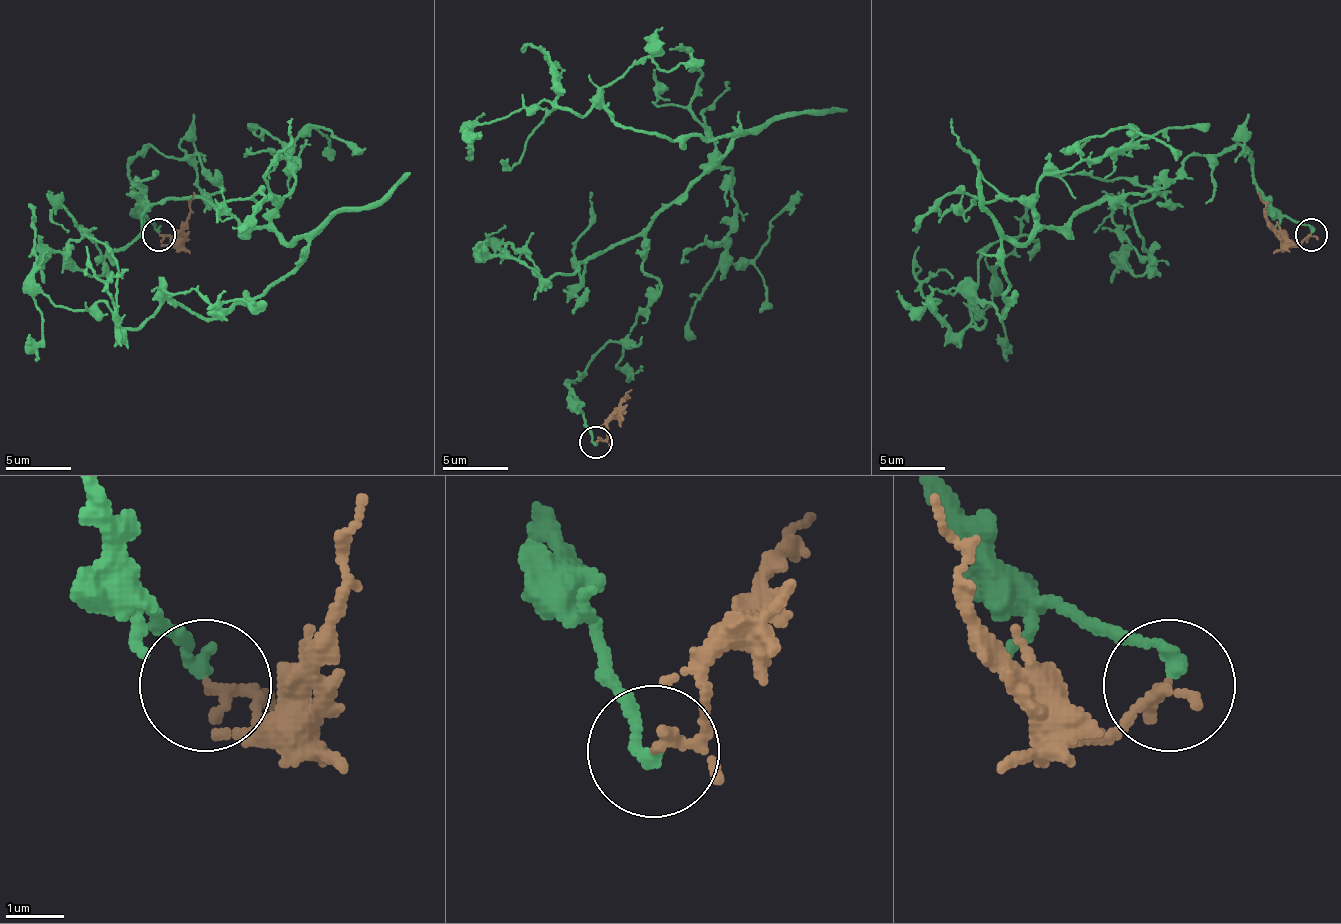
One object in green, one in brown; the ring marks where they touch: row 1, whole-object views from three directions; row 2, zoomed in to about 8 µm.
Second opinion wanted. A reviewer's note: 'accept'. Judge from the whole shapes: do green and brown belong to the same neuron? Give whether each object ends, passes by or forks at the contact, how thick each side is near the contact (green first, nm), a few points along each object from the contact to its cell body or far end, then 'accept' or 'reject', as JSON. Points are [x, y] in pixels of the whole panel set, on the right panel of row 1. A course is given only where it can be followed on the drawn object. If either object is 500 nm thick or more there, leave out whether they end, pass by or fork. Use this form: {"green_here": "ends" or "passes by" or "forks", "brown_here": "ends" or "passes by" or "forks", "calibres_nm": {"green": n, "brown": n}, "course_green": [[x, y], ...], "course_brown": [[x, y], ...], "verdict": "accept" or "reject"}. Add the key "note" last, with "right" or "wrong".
{"green_here": "ends", "brown_here": "passes by", "calibres_nm": {"green": 240, "brown": 150}, "course_green": [[1310, 233], [1238, 145], [1192, 155], [999, 240], [980, 328], [1029, 204]], "course_brown": [[1310, 233], [1290, 243], [1268, 217], [1258, 191]], "verdict": "reject", "note": "wrong"}

